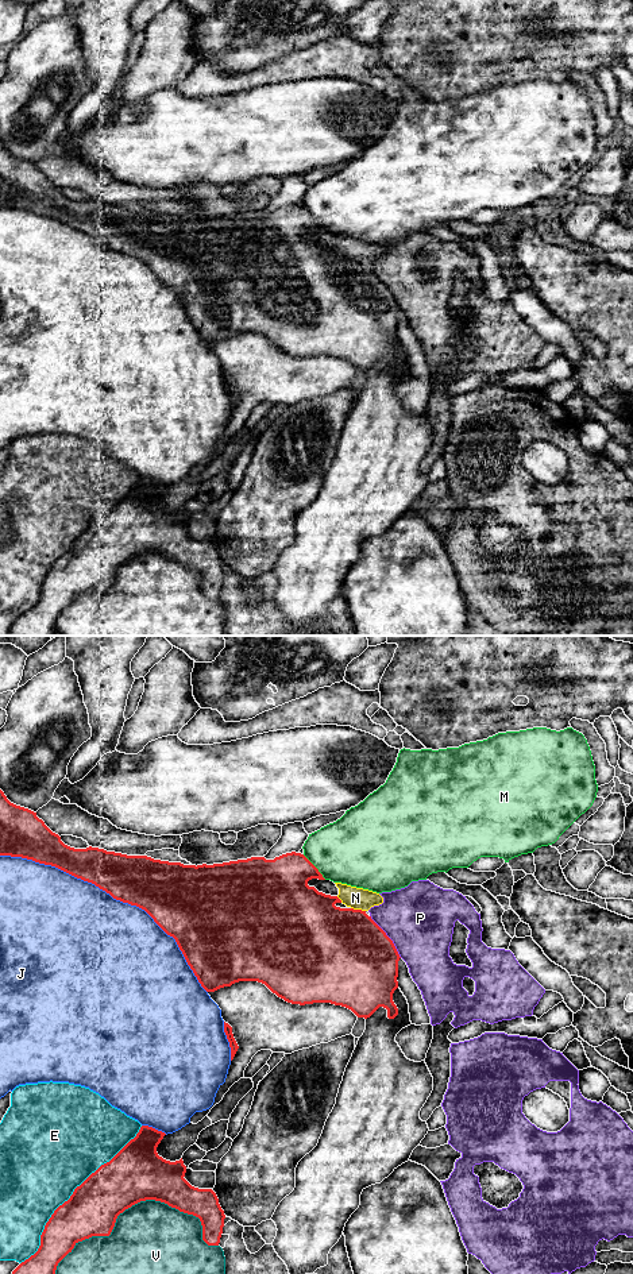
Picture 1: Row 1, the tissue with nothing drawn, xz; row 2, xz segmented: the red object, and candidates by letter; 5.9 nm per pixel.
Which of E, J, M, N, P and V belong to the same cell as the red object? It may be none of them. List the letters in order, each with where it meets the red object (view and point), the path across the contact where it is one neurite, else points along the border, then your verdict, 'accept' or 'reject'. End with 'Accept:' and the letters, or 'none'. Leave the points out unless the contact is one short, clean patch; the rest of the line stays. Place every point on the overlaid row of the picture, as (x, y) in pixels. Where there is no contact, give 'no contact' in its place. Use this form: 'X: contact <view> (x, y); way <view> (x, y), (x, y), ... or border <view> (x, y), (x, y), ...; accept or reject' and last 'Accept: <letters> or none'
E: contact xz (73, 1193); reject
J: contact xz (114, 898); reject
M: contact xz (315, 867); reject
N: contact xz (358, 910); border xz (351, 907), (365, 911); reject
P: contact xz (388, 937); reject
V: contact xz (135, 1203); reject
Accept: none

